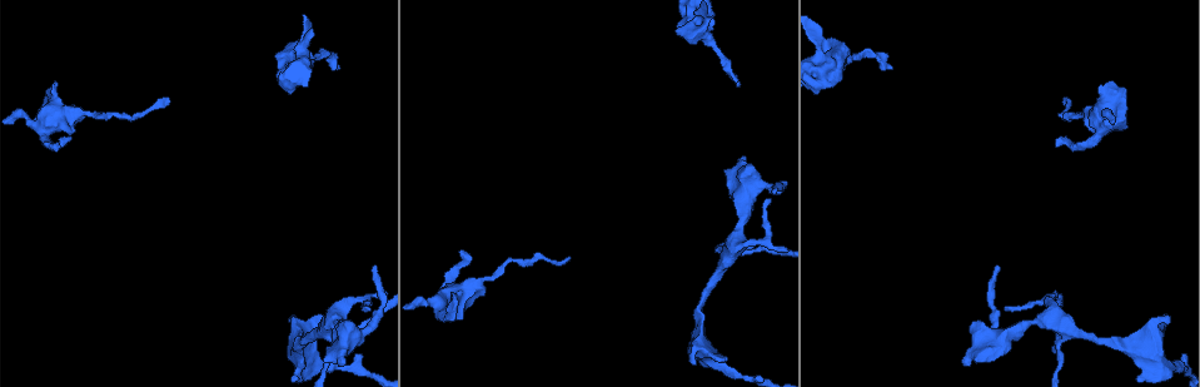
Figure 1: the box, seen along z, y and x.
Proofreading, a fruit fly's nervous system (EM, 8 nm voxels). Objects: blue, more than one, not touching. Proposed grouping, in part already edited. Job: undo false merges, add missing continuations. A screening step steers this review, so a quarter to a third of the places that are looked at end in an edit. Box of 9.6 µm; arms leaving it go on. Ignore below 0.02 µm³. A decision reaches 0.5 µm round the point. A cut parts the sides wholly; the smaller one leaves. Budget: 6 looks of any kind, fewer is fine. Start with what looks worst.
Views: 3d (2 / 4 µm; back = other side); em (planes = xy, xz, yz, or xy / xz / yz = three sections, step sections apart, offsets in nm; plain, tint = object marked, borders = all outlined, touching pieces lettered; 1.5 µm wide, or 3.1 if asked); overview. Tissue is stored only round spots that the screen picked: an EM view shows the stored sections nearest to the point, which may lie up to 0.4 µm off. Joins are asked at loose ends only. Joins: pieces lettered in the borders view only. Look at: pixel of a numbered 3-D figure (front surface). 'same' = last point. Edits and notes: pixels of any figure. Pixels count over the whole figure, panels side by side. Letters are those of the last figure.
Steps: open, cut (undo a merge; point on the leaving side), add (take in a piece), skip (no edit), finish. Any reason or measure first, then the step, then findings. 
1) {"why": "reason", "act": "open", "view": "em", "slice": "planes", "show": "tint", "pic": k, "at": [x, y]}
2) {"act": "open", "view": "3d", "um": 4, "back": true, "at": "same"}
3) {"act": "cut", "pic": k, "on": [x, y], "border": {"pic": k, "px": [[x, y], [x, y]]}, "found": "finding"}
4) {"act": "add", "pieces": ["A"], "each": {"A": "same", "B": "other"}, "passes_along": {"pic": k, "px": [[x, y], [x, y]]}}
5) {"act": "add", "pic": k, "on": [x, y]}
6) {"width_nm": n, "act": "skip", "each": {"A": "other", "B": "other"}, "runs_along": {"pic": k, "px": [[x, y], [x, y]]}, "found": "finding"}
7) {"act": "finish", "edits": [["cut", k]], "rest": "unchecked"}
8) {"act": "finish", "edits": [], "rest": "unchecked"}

{"why": "free end", "act": "open", "view": "3d", "um": 4, "pic": 1, "at": [62, 147]}

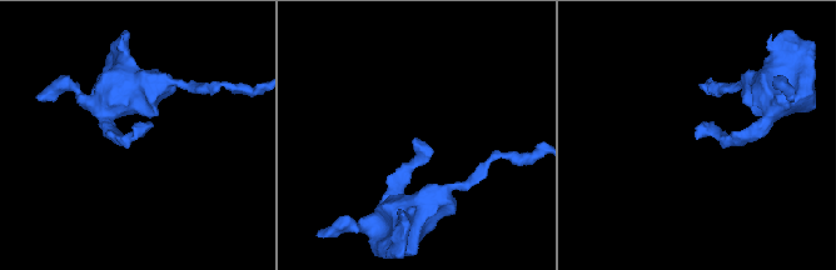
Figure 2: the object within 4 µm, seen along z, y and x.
{"act": "open", "view": "em", "slice": "yz", "step": 4, "show": "borders", "pic": 2, "at": [414, 140]}

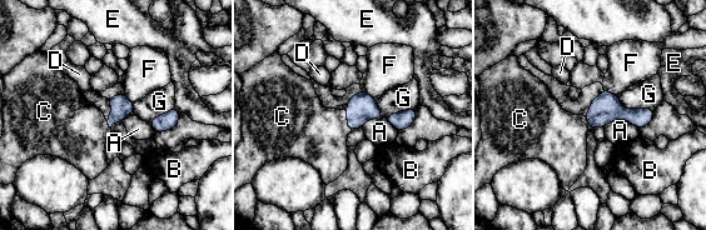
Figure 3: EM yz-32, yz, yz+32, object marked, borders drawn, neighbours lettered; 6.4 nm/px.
{"act": "add", "pieces": ["C"], "each": {"A": "other", "B": "other", "C": "same", "D": "other", "E": "other", "F": "other", "G": "other"}, "passes_along": {"pic": 3, "px": [[361, 108], [348, 121], [312, 133]]}, "found": "the neuron continues"}

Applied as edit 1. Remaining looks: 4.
{"why": "see it whole again", "act": "open", "view": "overview"}

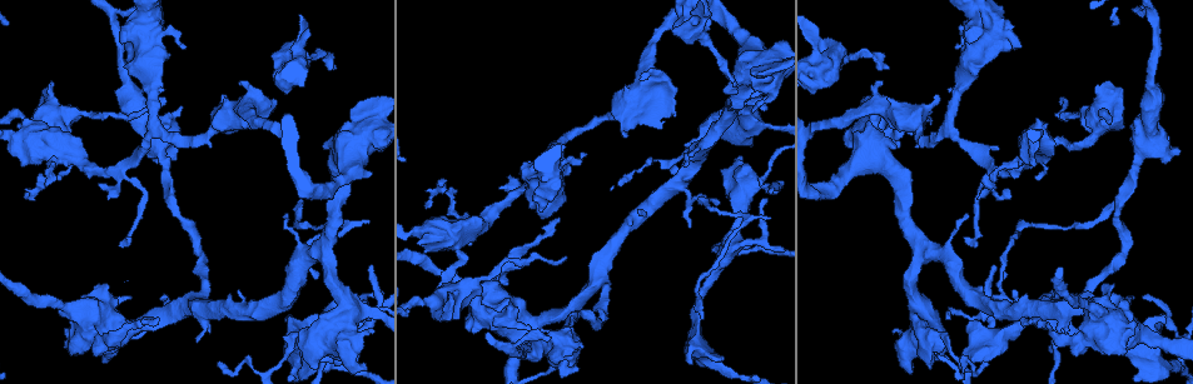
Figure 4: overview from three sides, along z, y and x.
{"why": "tapers out", "act": "open", "view": "em", "slice": "xz", "step": 8, "show": "tint", "pic": 4, "at": [334, 66]}

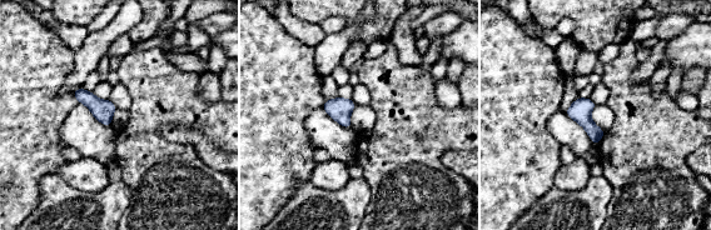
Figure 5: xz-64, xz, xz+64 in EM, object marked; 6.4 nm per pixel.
{"act": "open", "view": "em", "slice": "planes", "show": "borders", "at": "same"}

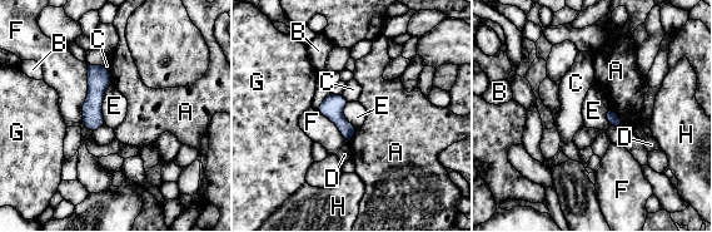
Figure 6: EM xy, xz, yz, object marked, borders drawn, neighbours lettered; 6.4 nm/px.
{"longest_contact_nm": ["F", 440], "act": "skip", "each": {"A": "other", "B": "other", "C": "other", "D": "other", "E": "other", "F": "other", "G": "other", "H": "other"}, "found": "no lettered piece goes on from it"}

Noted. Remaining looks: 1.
{"act": "finish", "edits": [["add", 3]], "rest": "unchecked"}

